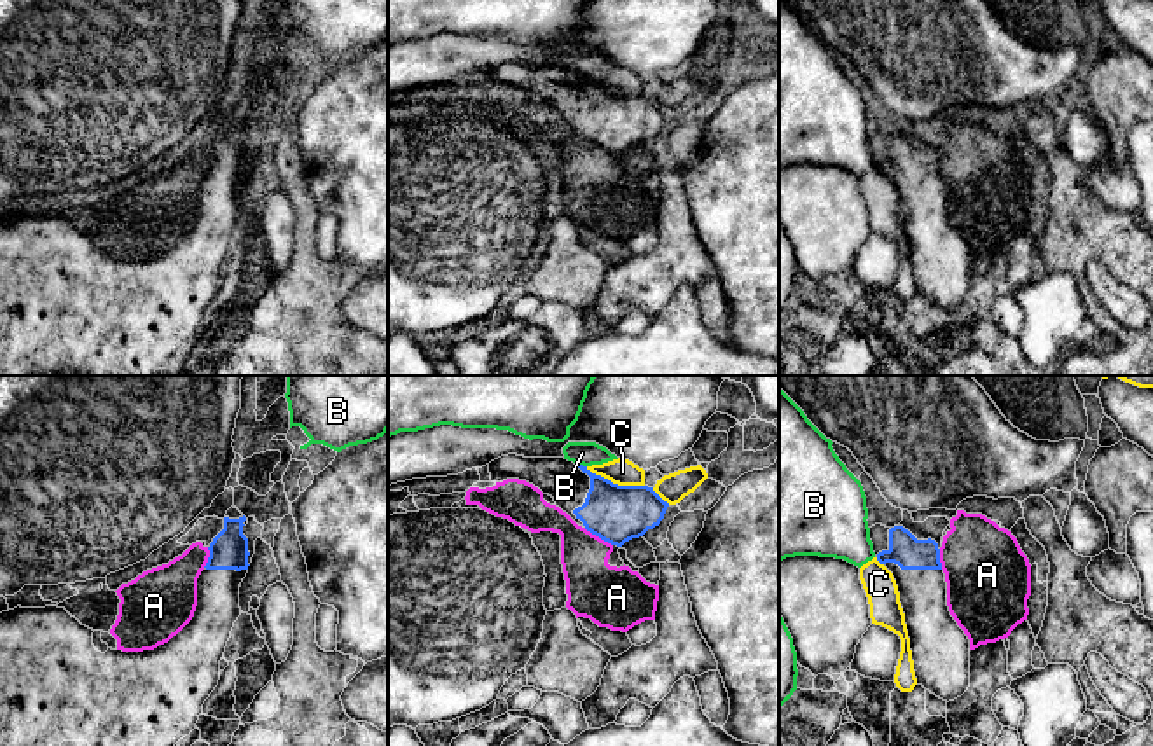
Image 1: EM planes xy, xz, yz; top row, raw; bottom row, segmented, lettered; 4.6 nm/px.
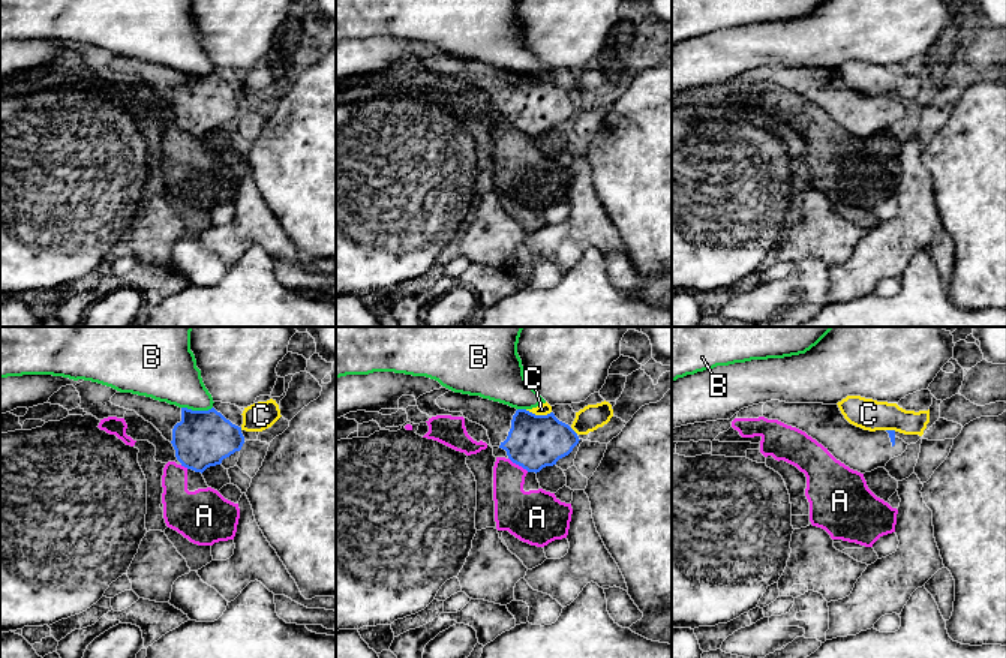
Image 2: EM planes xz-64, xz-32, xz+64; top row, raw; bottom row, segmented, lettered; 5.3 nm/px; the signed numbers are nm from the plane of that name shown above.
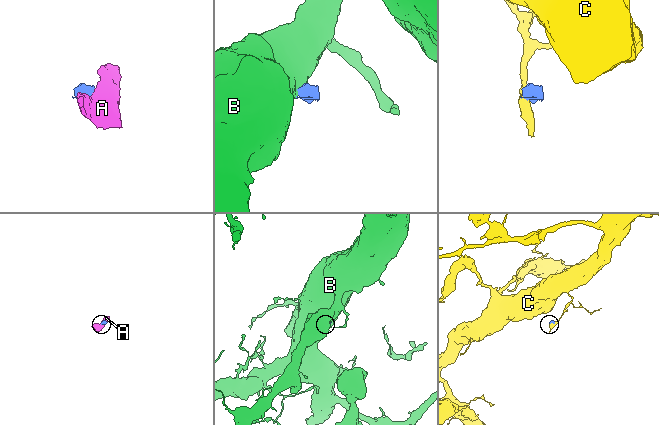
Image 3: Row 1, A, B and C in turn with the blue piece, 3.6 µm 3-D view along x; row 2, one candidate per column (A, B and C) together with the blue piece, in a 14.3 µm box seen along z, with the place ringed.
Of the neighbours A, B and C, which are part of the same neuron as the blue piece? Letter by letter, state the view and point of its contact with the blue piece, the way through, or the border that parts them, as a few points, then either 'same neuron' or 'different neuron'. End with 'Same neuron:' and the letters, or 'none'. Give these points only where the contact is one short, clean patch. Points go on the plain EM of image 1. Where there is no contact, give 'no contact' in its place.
A: xz (598, 144) | along xz (584, 137), (612, 154) | different neuron
B: xz (580, 74) | along xz (575, 70), (586, 75) | different neuron
C: xz (615, 93) | along xz (586, 75), (614, 91), (643, 95) | different neuron
Same neuron: none

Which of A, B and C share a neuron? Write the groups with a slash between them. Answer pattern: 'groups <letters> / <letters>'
groups A / B / C

